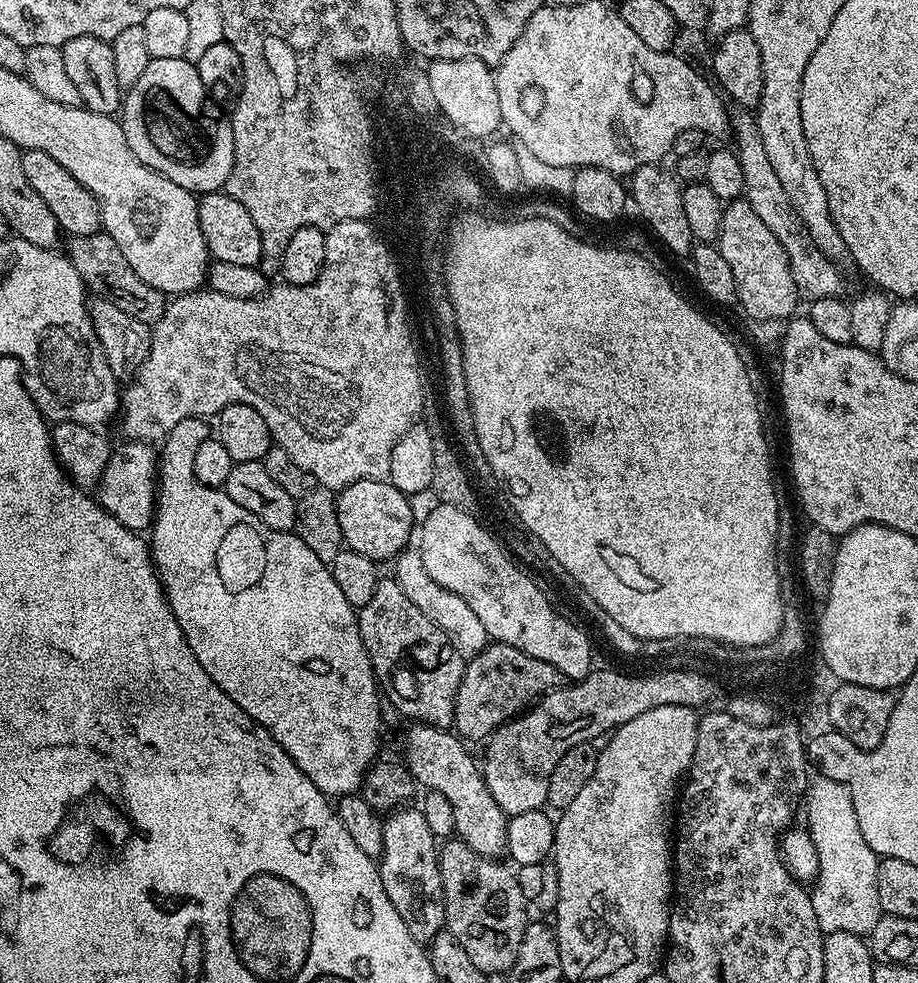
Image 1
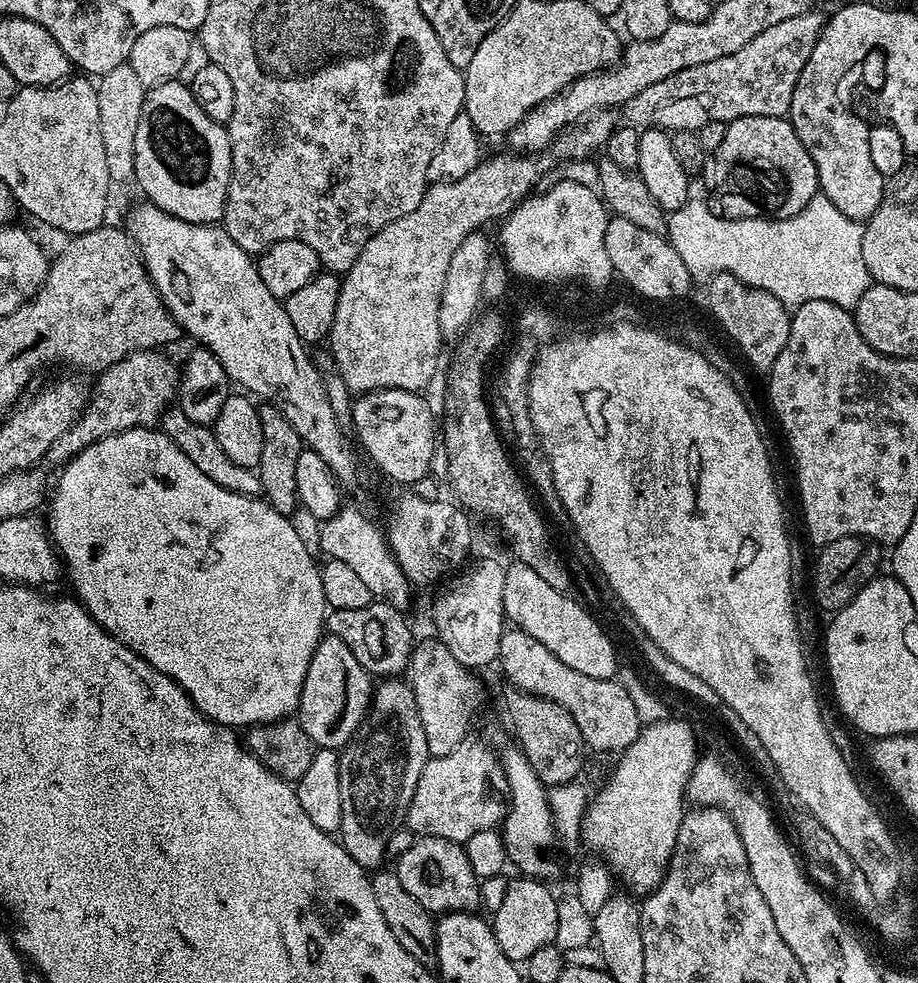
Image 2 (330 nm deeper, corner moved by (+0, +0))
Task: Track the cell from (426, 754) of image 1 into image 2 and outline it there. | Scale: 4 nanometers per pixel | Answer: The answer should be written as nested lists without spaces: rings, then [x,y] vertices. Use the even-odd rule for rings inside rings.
[[[325,635],[314,650],[306,682],[302,686],[298,719],[302,730],[316,748],[343,749],[364,723],[372,702],[374,677],[354,658],[350,646],[342,638]]]

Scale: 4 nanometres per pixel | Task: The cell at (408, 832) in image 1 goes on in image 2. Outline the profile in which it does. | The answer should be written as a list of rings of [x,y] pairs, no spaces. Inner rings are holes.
[[[384,678],[375,685],[367,717],[358,735],[349,740],[340,752],[340,781],[342,782],[342,822],[338,839],[344,849],[365,870],[376,870],[388,856],[388,840],[395,828],[407,821],[408,807],[414,798],[418,778],[430,759],[422,718],[418,718],[418,702],[411,683],[404,678]]]

